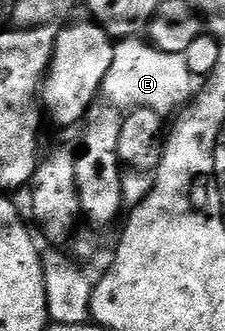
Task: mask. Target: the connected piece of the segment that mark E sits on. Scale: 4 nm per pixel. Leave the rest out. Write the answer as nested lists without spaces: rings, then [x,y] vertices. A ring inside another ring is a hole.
[[[142,37],[119,39],[112,53],[112,65],[102,82],[101,98],[123,113],[150,108],[163,117],[177,116],[200,90],[199,80],[188,69],[185,55],[164,53]]]

